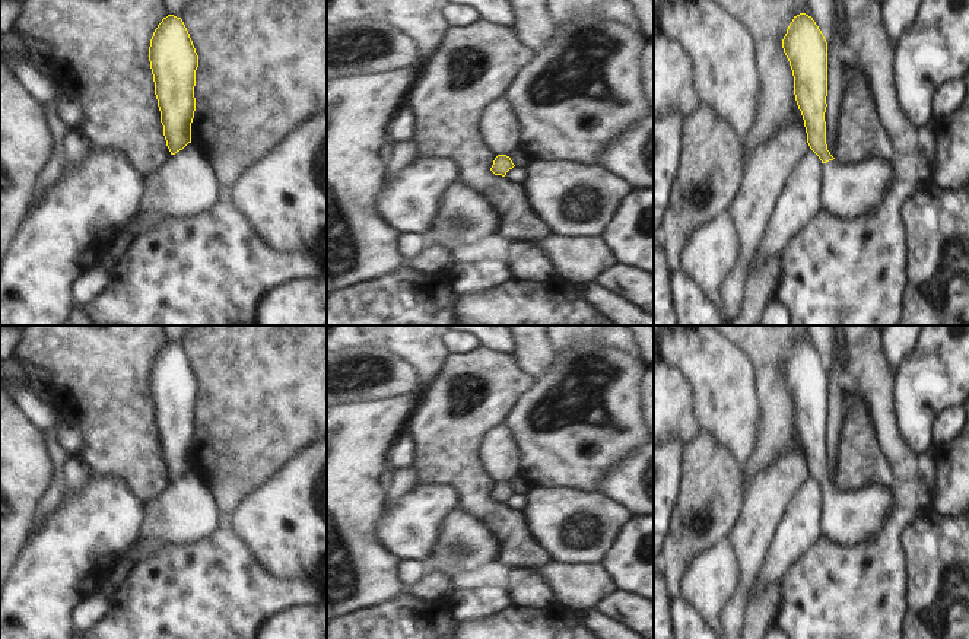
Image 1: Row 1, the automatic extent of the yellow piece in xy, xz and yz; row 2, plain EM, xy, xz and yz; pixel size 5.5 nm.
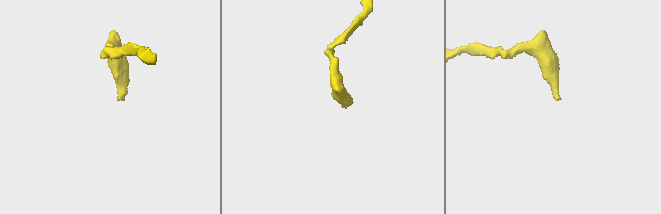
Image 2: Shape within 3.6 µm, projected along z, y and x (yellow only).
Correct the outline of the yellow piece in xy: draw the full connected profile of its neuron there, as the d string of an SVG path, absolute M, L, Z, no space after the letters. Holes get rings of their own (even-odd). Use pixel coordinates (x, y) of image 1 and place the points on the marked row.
M168 15L153 32L149 61L171 155L191 143L198 55L181 18Z

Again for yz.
M794 16L782 39L784 53L794 76L794 95L801 111L810 149L822 160L823 203L842 214L857 216L876 209L893 179L893 162L871 158L855 163L838 162L826 144L827 42L811 16Z

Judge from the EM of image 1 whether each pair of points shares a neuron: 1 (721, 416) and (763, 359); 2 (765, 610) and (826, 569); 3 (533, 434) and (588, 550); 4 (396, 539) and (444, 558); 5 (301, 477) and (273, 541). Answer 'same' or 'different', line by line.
1: different
2: different
3: different
4: different
5: same

